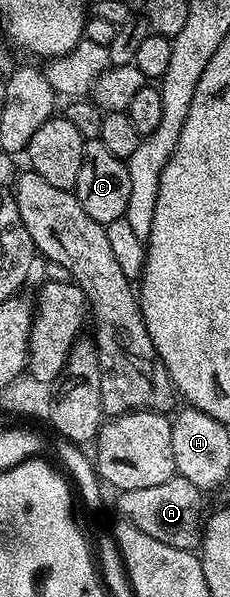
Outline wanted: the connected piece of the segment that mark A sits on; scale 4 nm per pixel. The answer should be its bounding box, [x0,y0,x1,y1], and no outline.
[116,476,203,551]

